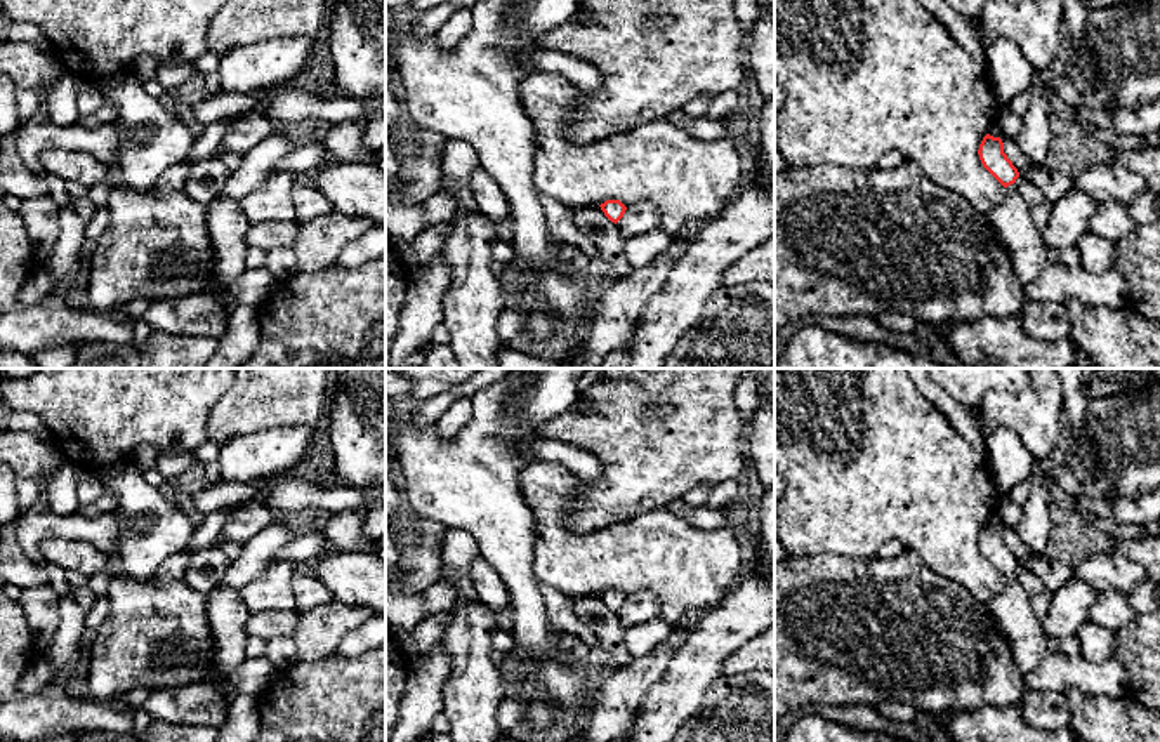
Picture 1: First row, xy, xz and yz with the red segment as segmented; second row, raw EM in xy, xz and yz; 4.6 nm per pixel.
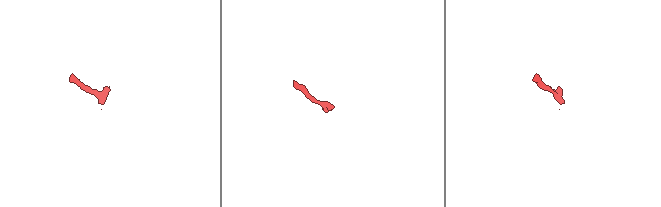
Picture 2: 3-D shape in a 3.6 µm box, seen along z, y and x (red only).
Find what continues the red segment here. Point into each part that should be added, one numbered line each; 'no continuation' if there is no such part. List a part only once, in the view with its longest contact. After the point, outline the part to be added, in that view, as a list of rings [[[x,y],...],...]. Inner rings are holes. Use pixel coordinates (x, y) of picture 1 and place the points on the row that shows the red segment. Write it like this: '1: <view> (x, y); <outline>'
1: yz (1013, 223); [[[1014,184],[1005,188],[1005,200],[988,215],[988,222],[1009,250],[1014,271],[1026,287],[1051,264],[1047,247],[1037,229],[1031,209]]]

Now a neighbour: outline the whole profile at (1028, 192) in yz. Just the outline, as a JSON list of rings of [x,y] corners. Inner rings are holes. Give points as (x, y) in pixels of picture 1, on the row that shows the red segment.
[[[1018,177],[1016,182],[1014,182],[1021,200],[1030,207],[1037,207],[1037,205],[1042,205],[1045,203],[1045,196],[1044,193],[1030,181],[1023,179],[1023,177]]]

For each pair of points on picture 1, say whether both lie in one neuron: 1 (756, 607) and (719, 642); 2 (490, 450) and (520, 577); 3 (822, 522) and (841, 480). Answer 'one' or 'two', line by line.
1: one
2: one
3: one

